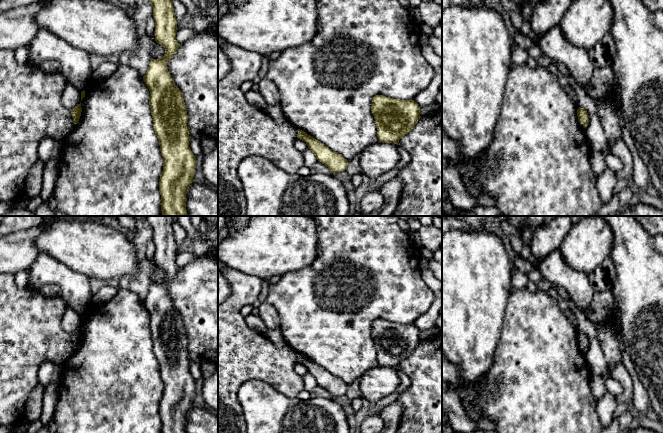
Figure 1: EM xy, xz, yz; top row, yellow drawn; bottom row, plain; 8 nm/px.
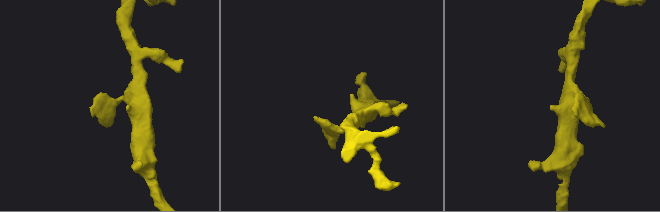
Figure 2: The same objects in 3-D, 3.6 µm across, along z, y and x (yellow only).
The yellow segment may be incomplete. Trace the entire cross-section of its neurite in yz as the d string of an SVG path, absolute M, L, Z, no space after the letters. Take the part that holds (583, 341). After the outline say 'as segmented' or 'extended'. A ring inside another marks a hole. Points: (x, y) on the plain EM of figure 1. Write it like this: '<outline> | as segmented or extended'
M584 332L577 333L577 340L579 347L582 347L585 351L589 348L589 339Z | as segmented

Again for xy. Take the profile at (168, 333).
M145 216L149 227L153 230L153 240L155 243L155 265L165 272L165 278L160 283L152 283L148 294L143 300L143 304L150 315L149 329L153 342L153 353L159 364L159 370L163 381L163 395L159 403L159 416L161 419L161 433L186 433L186 418L190 408L194 405L196 392L196 382L189 371L189 351L187 350L187 332L183 323L182 316L175 309L174 304L167 294L168 285L177 276L180 267L176 264L177 243L173 231L173 216Z | as segmented

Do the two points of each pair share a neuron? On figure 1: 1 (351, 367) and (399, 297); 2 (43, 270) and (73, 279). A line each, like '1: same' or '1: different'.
1: same
2: same

